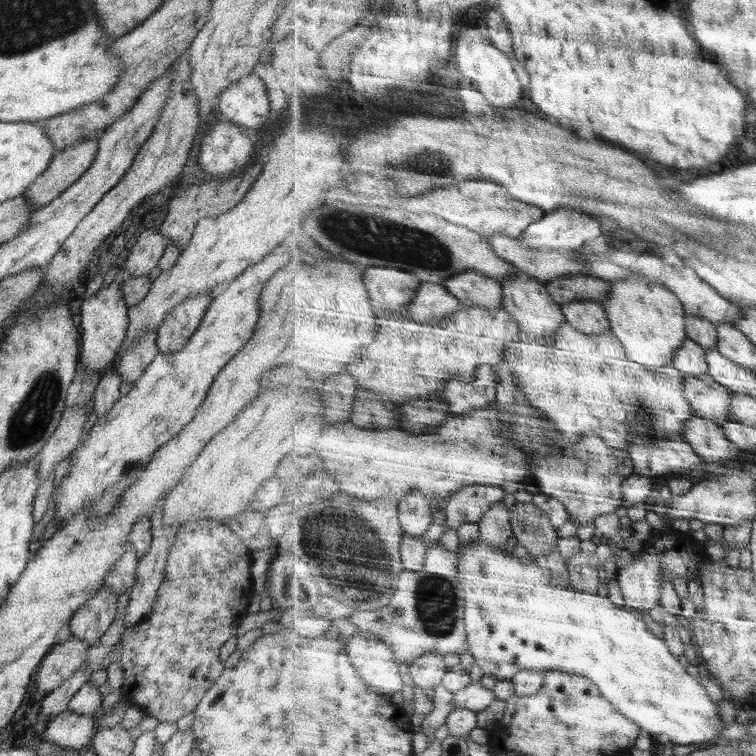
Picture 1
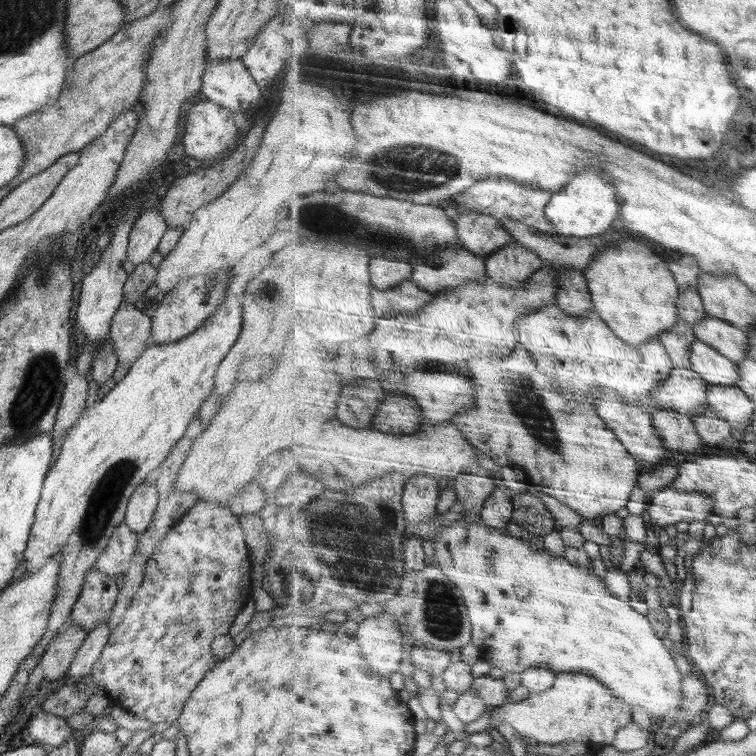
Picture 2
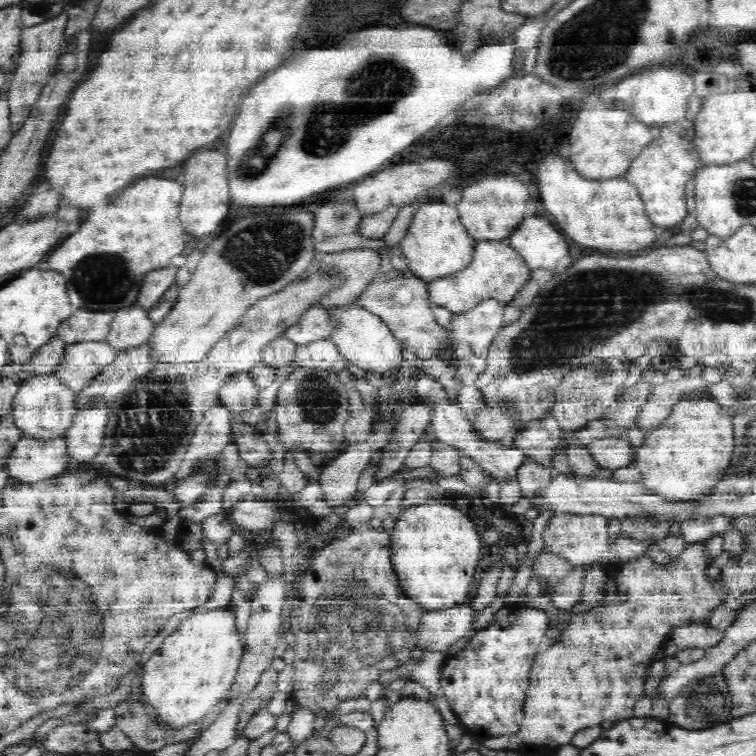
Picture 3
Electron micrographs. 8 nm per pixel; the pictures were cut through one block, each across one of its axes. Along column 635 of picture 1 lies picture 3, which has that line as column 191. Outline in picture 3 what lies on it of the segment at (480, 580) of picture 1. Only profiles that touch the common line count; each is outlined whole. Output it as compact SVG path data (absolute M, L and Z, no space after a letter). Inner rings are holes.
M231 606L186 616L143 664L142 689L160 719L172 725L188 724L224 699L246 652L244 636Z

